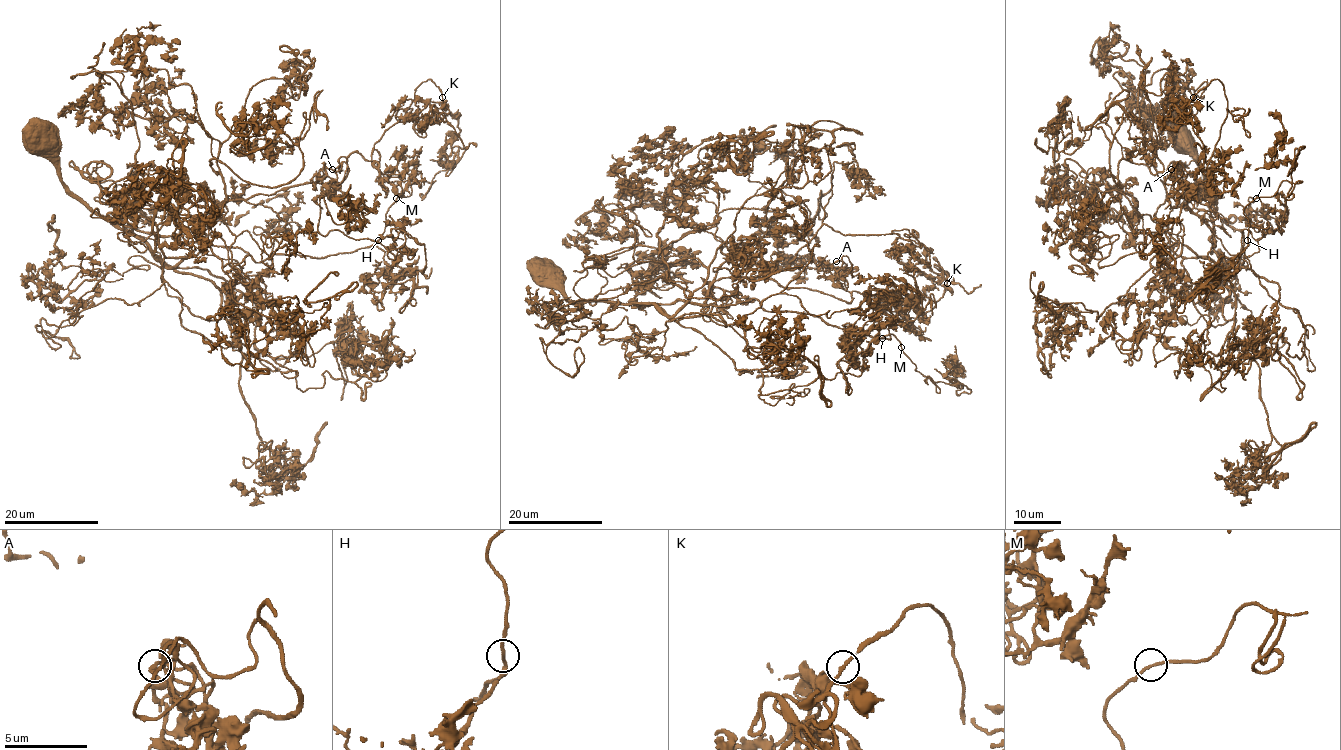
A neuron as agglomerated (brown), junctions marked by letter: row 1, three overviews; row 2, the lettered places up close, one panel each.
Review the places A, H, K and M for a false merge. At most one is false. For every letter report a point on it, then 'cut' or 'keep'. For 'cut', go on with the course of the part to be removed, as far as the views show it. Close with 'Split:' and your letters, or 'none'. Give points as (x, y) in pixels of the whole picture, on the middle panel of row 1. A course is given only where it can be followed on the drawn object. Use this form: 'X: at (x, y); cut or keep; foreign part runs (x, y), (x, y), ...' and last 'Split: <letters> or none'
A: at (836, 261); keep
H: at (882, 338); keep
K: at (947, 283); keep
M: at (901, 347); keep
Split: none

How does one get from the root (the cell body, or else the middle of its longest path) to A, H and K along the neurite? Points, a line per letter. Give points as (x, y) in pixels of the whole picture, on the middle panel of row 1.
A: (544, 268), (576, 301), (702, 305), (716, 280), (749, 277), (849, 303), (845, 264), (836, 261)
H: (544, 268), (576, 301), (728, 306), (754, 298), (767, 311), (813, 314), (882, 338)
K: (544, 268), (576, 301), (702, 305), (716, 280), (749, 277), (848, 303), (856, 291), (910, 318), (946, 284)

